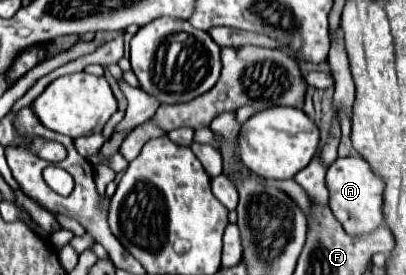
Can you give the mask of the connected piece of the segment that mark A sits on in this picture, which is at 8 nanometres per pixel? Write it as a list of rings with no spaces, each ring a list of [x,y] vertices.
[[[337,157],[335,163],[327,169],[327,187],[329,187],[329,205],[337,221],[343,225],[345,233],[361,237],[373,233],[377,227],[385,225],[383,215],[383,191],[385,181],[373,173],[363,157]]]

